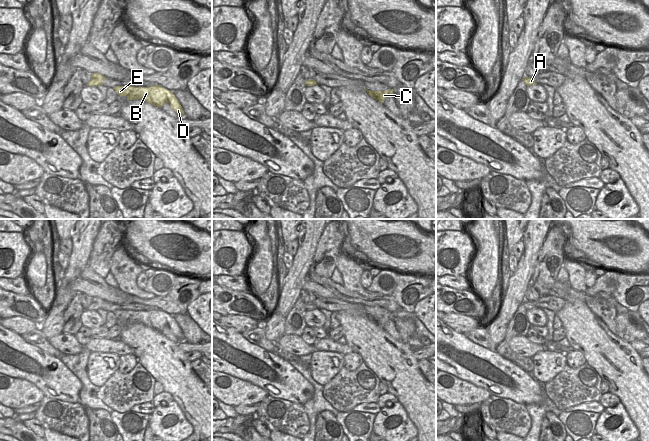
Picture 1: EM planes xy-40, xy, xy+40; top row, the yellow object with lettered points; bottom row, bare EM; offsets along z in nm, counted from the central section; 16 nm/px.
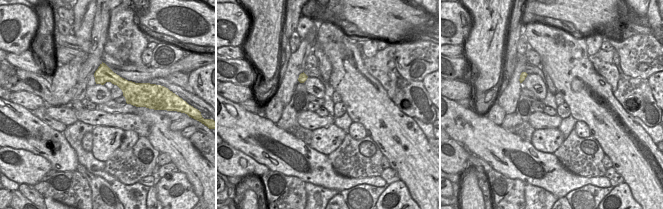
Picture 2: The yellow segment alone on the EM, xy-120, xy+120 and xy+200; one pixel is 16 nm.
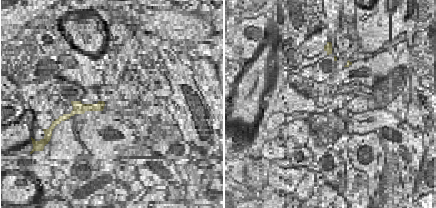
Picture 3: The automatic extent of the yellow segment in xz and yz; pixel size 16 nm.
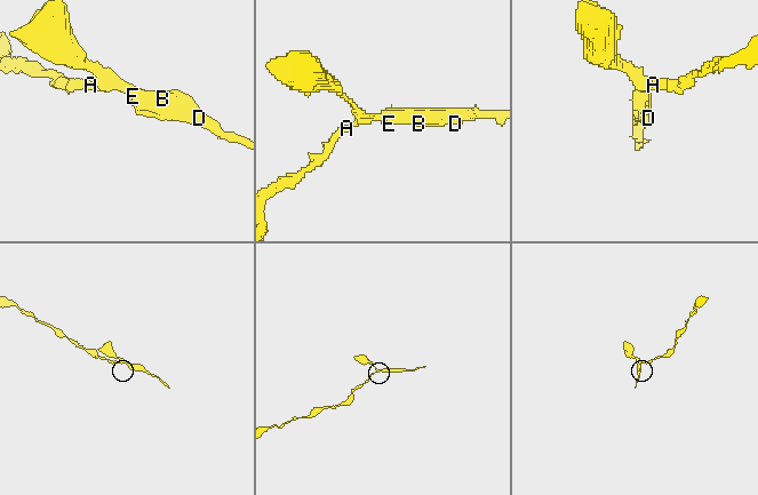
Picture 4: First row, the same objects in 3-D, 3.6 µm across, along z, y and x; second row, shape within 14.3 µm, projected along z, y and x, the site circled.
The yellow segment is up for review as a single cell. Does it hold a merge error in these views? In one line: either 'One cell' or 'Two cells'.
One cell

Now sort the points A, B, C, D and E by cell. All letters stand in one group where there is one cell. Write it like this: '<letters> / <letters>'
A B C D E

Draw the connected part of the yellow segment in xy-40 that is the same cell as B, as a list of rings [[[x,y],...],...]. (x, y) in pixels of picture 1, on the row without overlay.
[[[160,309],[151,311],[115,310],[113,313],[117,319],[126,320],[127,324],[142,323],[159,332],[168,326],[179,341],[185,340],[183,332],[173,316]]]

